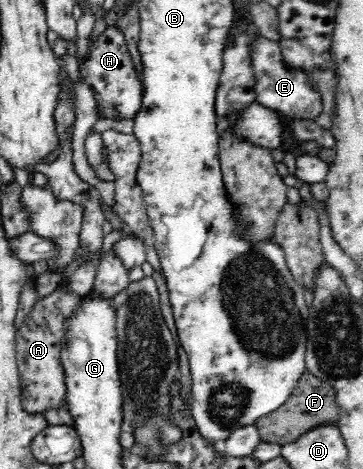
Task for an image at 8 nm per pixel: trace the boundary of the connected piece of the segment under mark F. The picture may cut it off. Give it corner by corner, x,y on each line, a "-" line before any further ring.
306,371
300,378
297,389
288,401
276,411
268,414
256,423
262,442
292,443
305,432
311,431
318,423
337,423
338,410
335,402
335,390
328,384

